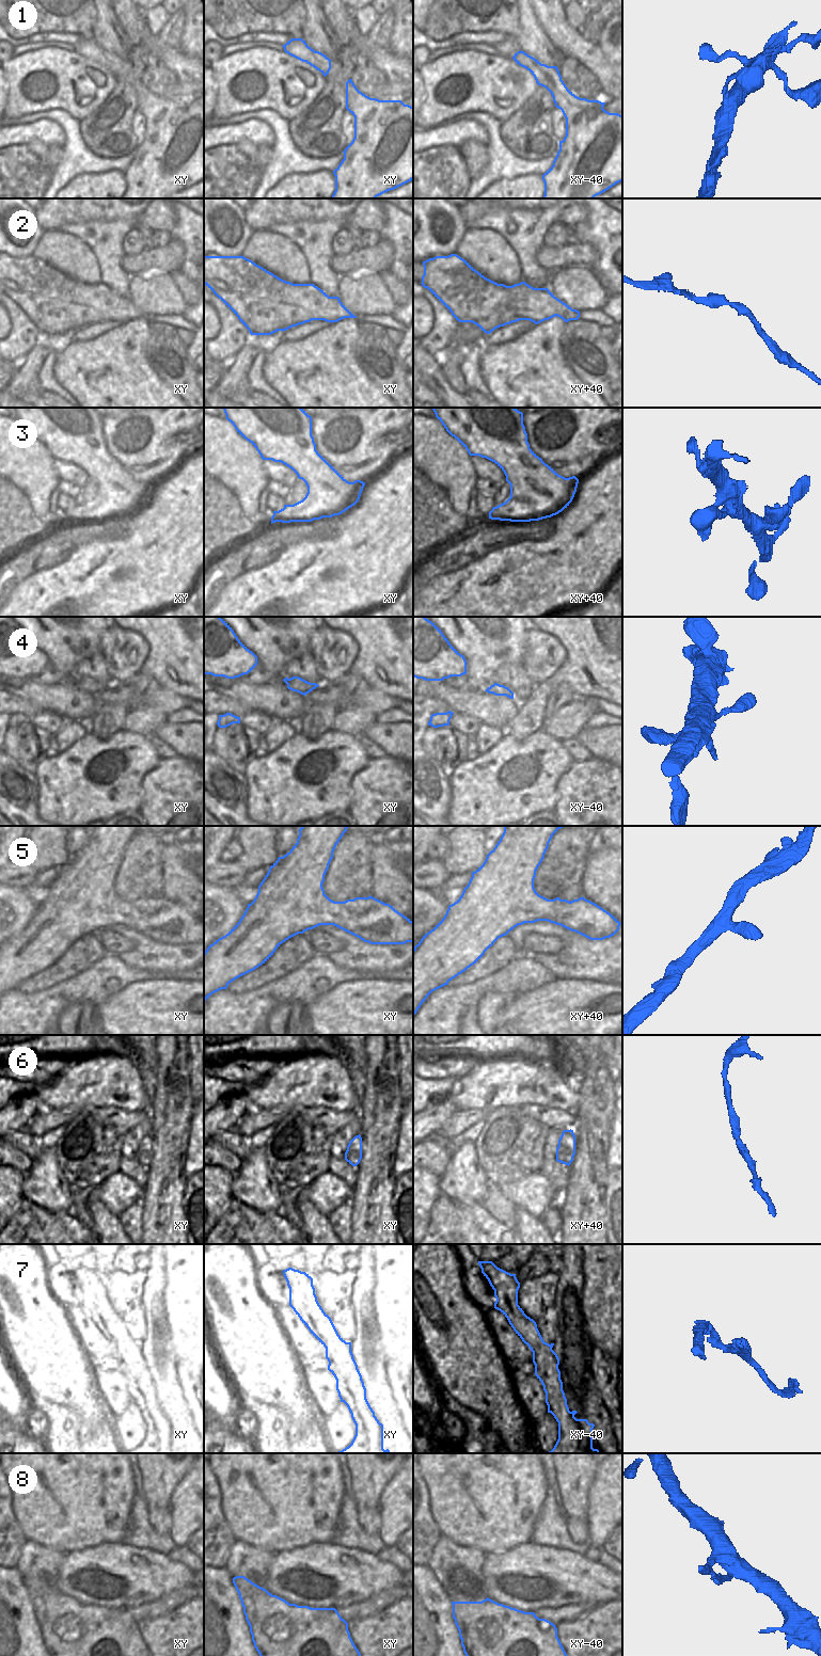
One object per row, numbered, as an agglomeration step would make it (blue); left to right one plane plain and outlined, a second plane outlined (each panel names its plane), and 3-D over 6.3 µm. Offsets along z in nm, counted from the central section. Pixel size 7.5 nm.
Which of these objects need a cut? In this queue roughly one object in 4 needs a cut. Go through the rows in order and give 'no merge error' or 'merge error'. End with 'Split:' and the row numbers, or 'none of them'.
1: no merge error
2: no merge error
3: no merge error
4: no merge error
5: no merge error
6: no merge error
7: no merge error
8: merge error
Split: 8

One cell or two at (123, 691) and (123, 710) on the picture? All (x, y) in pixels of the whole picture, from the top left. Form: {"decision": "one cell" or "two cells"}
{"decision": "two cells"}

